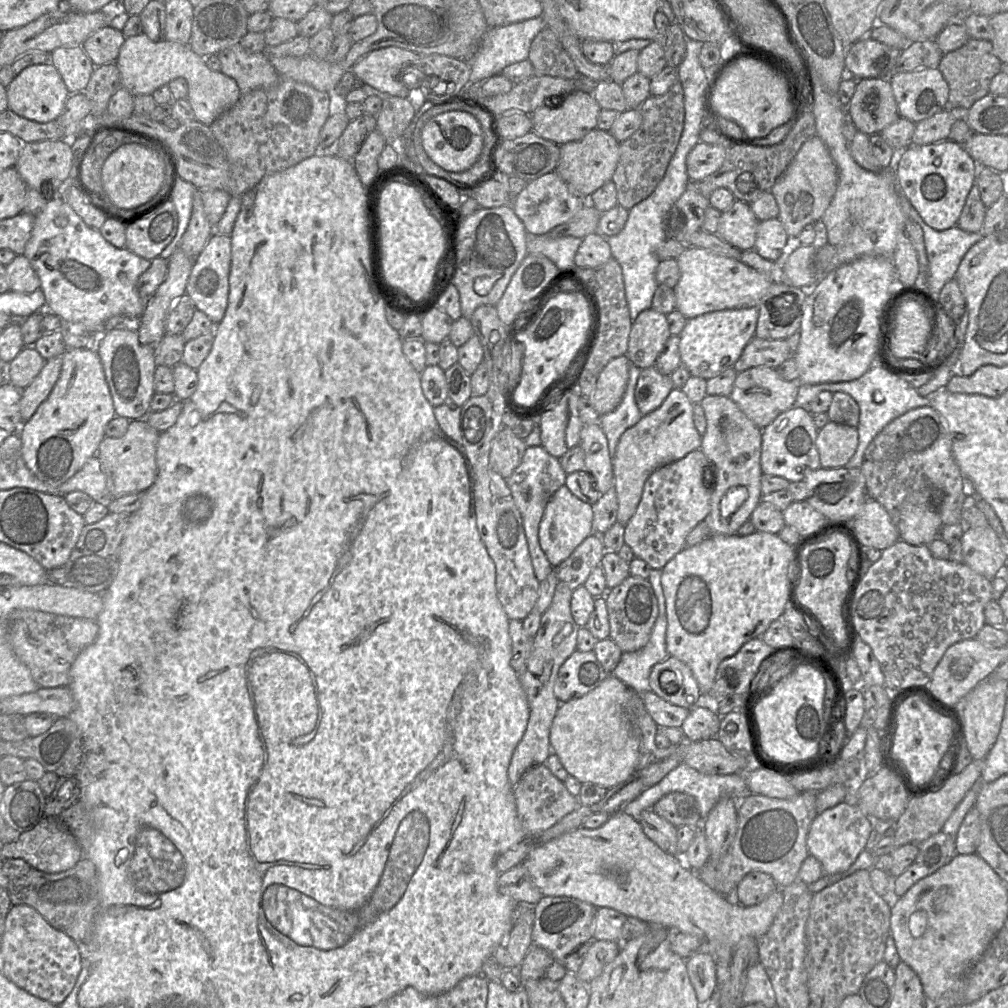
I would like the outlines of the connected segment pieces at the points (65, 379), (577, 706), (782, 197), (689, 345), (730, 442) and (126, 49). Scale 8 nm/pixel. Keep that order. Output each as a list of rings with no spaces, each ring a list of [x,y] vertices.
[[[67,348],[52,391],[18,432],[26,466],[39,480],[51,486],[60,486],[76,474],[90,457],[95,456],[105,437],[105,427],[114,416],[112,397],[98,353],[88,348]]]
[[[608,674],[605,680],[588,694],[561,703],[550,729],[551,753],[555,753],[567,772],[583,783],[612,788],[636,774],[640,740],[626,714],[631,690],[621,680]]]
[[[813,136],[807,140],[776,180],[771,193],[779,208],[778,219],[791,239],[796,239],[807,224],[821,220],[838,185],[838,170],[824,142]]]
[[[757,306],[711,311],[690,318],[679,334],[681,364],[691,376],[711,379],[733,367],[748,342],[755,336],[759,316]]]
[[[706,395],[700,405],[707,421],[700,449],[716,466],[716,476],[712,477],[712,486],[710,486],[710,513],[704,521],[709,527],[710,535],[737,534],[738,529],[750,519],[761,501],[762,430],[730,397]]]
[[[145,33],[127,37],[115,61],[121,76],[121,86],[134,97],[152,93],[173,79],[183,77],[188,83],[186,99],[191,104],[195,119],[210,125],[225,111],[233,107],[241,97],[236,81],[229,76],[210,70],[205,58],[197,55],[189,45],[161,39],[152,41]]]

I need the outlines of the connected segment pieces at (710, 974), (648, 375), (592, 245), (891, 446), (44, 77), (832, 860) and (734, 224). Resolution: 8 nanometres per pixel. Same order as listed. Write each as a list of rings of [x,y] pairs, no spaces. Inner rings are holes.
[[[700,950],[686,959],[686,968],[697,1000],[704,1004],[717,988],[715,960],[710,953]]]
[[[655,366],[641,370],[635,388],[635,401],[641,414],[659,408],[672,389],[671,376],[663,375]]]
[[[598,232],[582,239],[575,257],[575,267],[598,269],[612,257],[611,248],[606,237]]]
[[[932,406],[911,409],[888,423],[867,447],[860,469],[865,477],[868,498],[876,500],[886,509],[896,527],[900,506],[904,502],[917,507],[933,507],[943,525],[963,523],[962,506],[969,494],[969,485],[954,460],[945,421]]]
[[[50,62],[24,68],[7,86],[8,108],[24,118],[40,123],[56,120],[69,95],[60,73]]]
[[[843,801],[818,814],[812,821],[806,840],[808,852],[821,863],[824,875],[843,873],[866,848],[872,830],[873,820],[854,801]]]
[[[736,199],[727,210],[721,212],[715,234],[741,251],[751,250],[754,249],[758,223],[759,220],[751,210],[749,204]]]

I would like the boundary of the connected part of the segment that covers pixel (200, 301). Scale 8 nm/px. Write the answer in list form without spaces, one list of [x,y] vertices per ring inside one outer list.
[[[214,233],[195,258],[187,281],[186,294],[193,300],[196,309],[204,312],[214,325],[222,320],[228,305],[230,266],[231,237]]]

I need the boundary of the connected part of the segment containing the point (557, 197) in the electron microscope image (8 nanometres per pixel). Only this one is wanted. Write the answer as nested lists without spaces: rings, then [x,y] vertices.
[[[553,171],[528,182],[512,200],[511,206],[525,226],[527,233],[539,236],[567,222],[586,202],[587,199],[574,194],[557,172]]]

